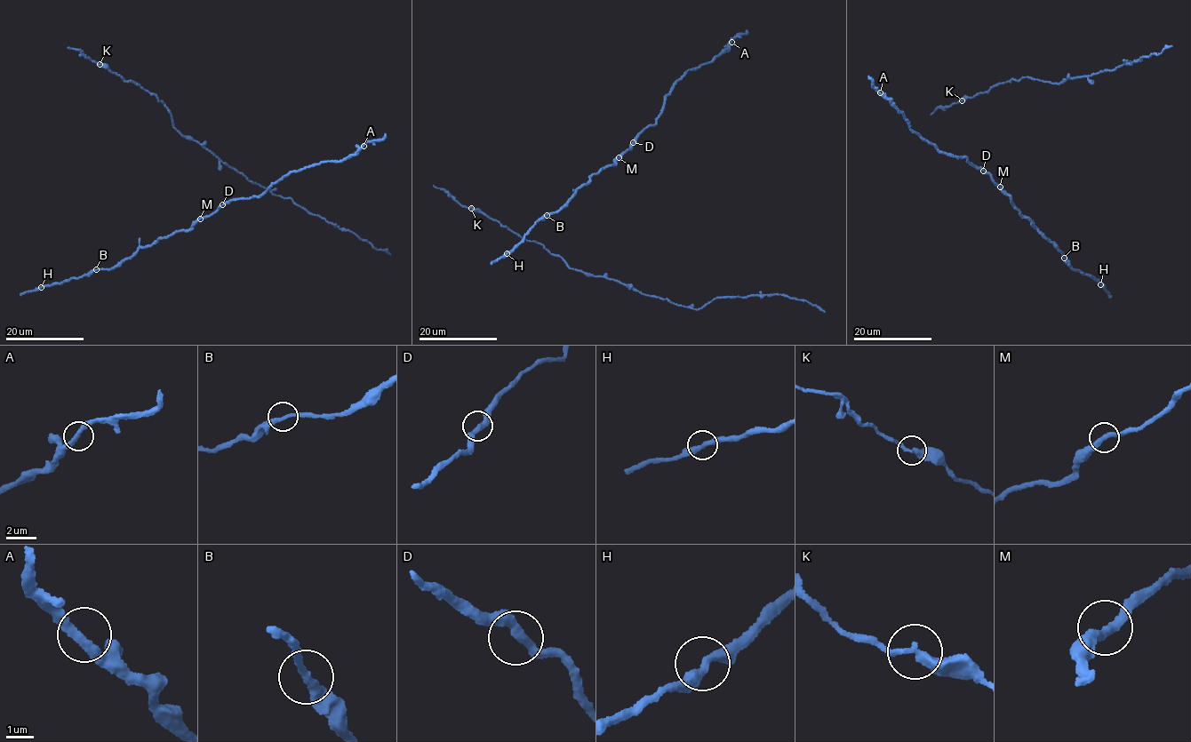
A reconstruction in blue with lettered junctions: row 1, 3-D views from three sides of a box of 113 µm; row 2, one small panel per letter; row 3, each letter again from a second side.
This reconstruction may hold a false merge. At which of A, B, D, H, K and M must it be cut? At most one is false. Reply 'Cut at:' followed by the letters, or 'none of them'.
Cut at: none of them

